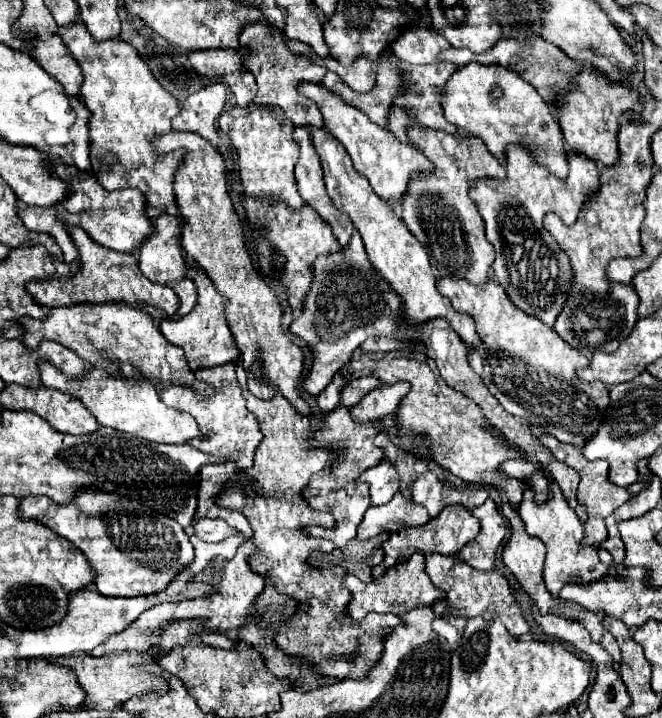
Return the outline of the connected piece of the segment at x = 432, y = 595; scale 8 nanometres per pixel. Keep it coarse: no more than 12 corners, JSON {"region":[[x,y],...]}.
{"region":[[424,554],[390,568],[382,580],[348,574],[346,614],[406,614],[444,600],[428,582]]}

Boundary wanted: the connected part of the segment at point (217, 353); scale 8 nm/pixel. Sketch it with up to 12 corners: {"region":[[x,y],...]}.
{"region":[[194,264],[198,290],[184,318],[160,332],[184,350],[192,372],[236,362],[224,298]]}

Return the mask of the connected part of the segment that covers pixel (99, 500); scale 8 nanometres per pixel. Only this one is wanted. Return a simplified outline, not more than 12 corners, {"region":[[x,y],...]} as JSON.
{"region":[[82,488],[24,496],[104,596],[160,592],[194,558],[174,518]]}

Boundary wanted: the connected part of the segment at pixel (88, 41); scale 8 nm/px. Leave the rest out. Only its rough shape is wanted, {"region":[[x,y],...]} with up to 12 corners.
{"region":[[60,36],[84,72],[94,176],[178,216],[178,100],[130,44]]}

